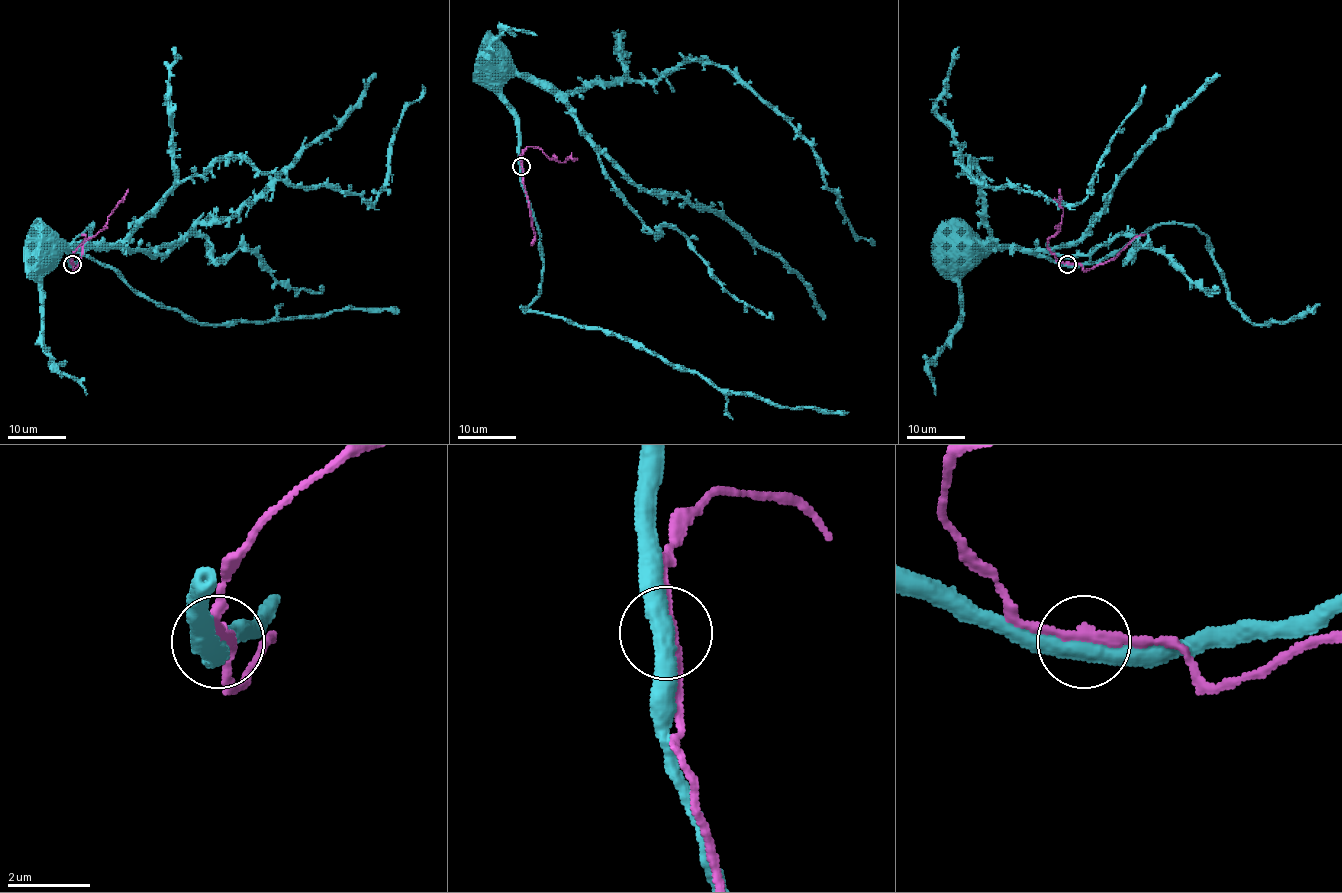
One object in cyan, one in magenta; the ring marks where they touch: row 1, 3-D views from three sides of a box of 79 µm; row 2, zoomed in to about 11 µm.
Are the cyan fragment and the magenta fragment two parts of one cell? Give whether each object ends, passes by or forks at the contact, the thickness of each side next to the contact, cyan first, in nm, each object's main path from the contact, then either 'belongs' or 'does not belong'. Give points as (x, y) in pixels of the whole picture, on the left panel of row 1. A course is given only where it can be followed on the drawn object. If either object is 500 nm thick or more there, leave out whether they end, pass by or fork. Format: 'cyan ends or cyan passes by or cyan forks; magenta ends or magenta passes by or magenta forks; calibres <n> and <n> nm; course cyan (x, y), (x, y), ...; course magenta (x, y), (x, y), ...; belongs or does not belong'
cyan passes by; magenta passes by; calibres 440 and 190 nm; course cyan (71, 264), (52, 248), (120, 241), (177, 185), (235, 156), (373, 203), (422, 85); course magenta (73, 264), (71, 256), (102, 230), (128, 189); does not belong

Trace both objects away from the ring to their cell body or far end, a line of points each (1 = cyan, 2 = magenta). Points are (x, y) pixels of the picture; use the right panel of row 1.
1: (1067, 264), (976, 247), (993, 241), (982, 172), (961, 159), (961, 169), (982, 185), (1079, 203), (1144, 85)
2: (1067, 264), (1057, 260), (1047, 247), (1062, 221), (1059, 189)

